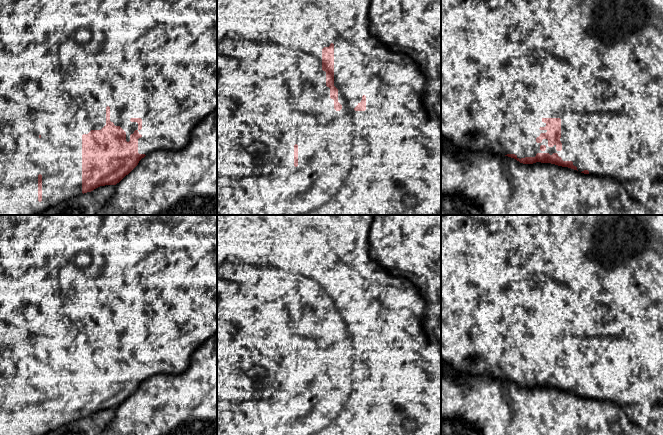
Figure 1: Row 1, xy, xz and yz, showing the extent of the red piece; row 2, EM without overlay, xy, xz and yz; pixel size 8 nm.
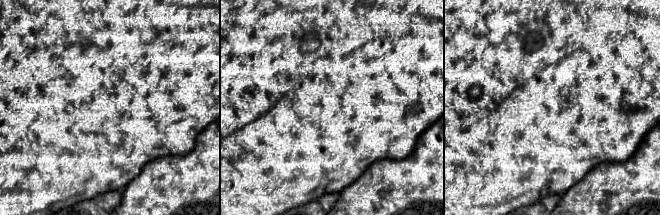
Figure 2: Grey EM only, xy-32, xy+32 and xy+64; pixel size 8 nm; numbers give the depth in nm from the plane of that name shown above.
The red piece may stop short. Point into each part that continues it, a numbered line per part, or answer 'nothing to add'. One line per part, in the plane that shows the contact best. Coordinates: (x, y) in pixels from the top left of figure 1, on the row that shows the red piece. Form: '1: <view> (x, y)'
1: xy (62, 62)

